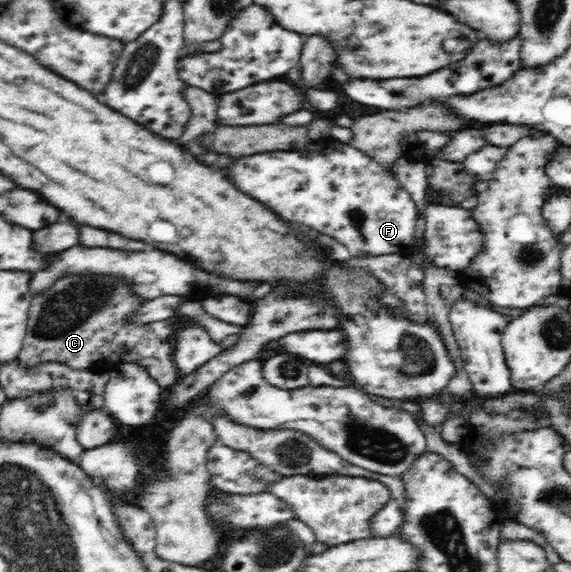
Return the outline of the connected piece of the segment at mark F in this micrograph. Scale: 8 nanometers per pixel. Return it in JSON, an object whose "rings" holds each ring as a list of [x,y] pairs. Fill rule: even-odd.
{"rings":[[[340,142],[336,149],[326,149],[318,153],[310,150],[282,150],[256,153],[252,157],[240,157],[230,167],[232,181],[248,193],[250,197],[268,205],[286,221],[296,221],[308,225],[324,235],[330,235],[350,249],[350,255],[381,256],[400,253],[404,247],[413,244],[419,213],[411,195],[401,187],[394,174],[382,167],[373,157],[358,151],[348,143]]]}

